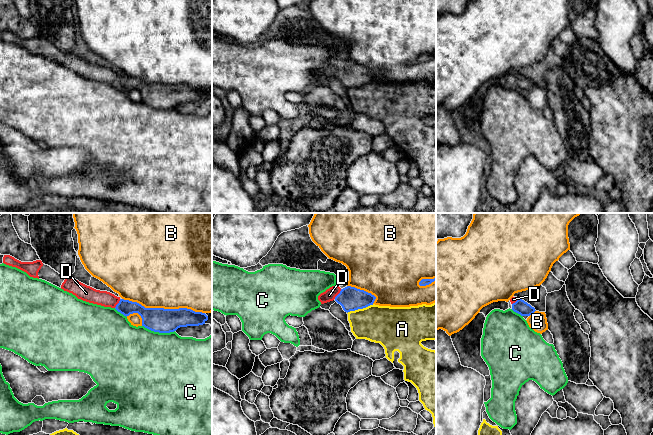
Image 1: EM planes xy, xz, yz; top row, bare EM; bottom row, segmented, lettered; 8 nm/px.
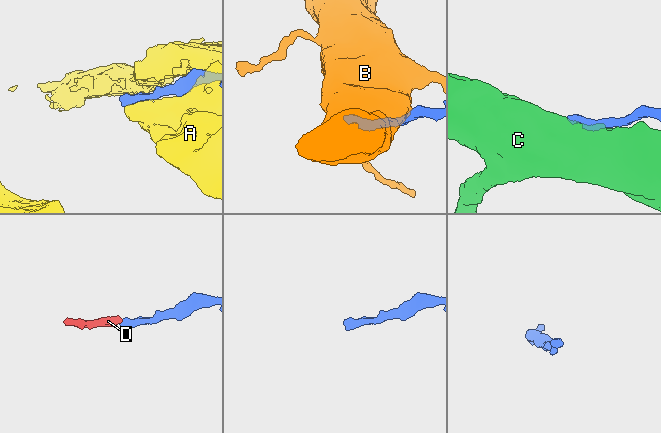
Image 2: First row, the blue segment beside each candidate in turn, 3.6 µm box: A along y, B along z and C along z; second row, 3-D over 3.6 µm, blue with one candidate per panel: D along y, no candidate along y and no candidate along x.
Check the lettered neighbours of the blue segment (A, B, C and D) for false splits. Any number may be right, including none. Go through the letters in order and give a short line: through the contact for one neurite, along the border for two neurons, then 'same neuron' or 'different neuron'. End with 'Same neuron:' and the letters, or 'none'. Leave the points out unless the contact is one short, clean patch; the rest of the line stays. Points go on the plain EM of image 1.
A: different neuron
B: different neuron
C: different neuron
D: xz (350, 74), (338, 70), (329, 71) | same neuron
Same neuron: D

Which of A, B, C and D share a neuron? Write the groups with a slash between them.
A / B / C / D

